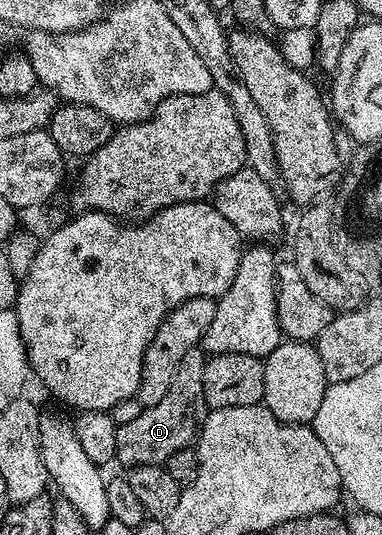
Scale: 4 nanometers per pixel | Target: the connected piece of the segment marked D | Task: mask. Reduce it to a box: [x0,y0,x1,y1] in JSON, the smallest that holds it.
[115,347,208,468]

